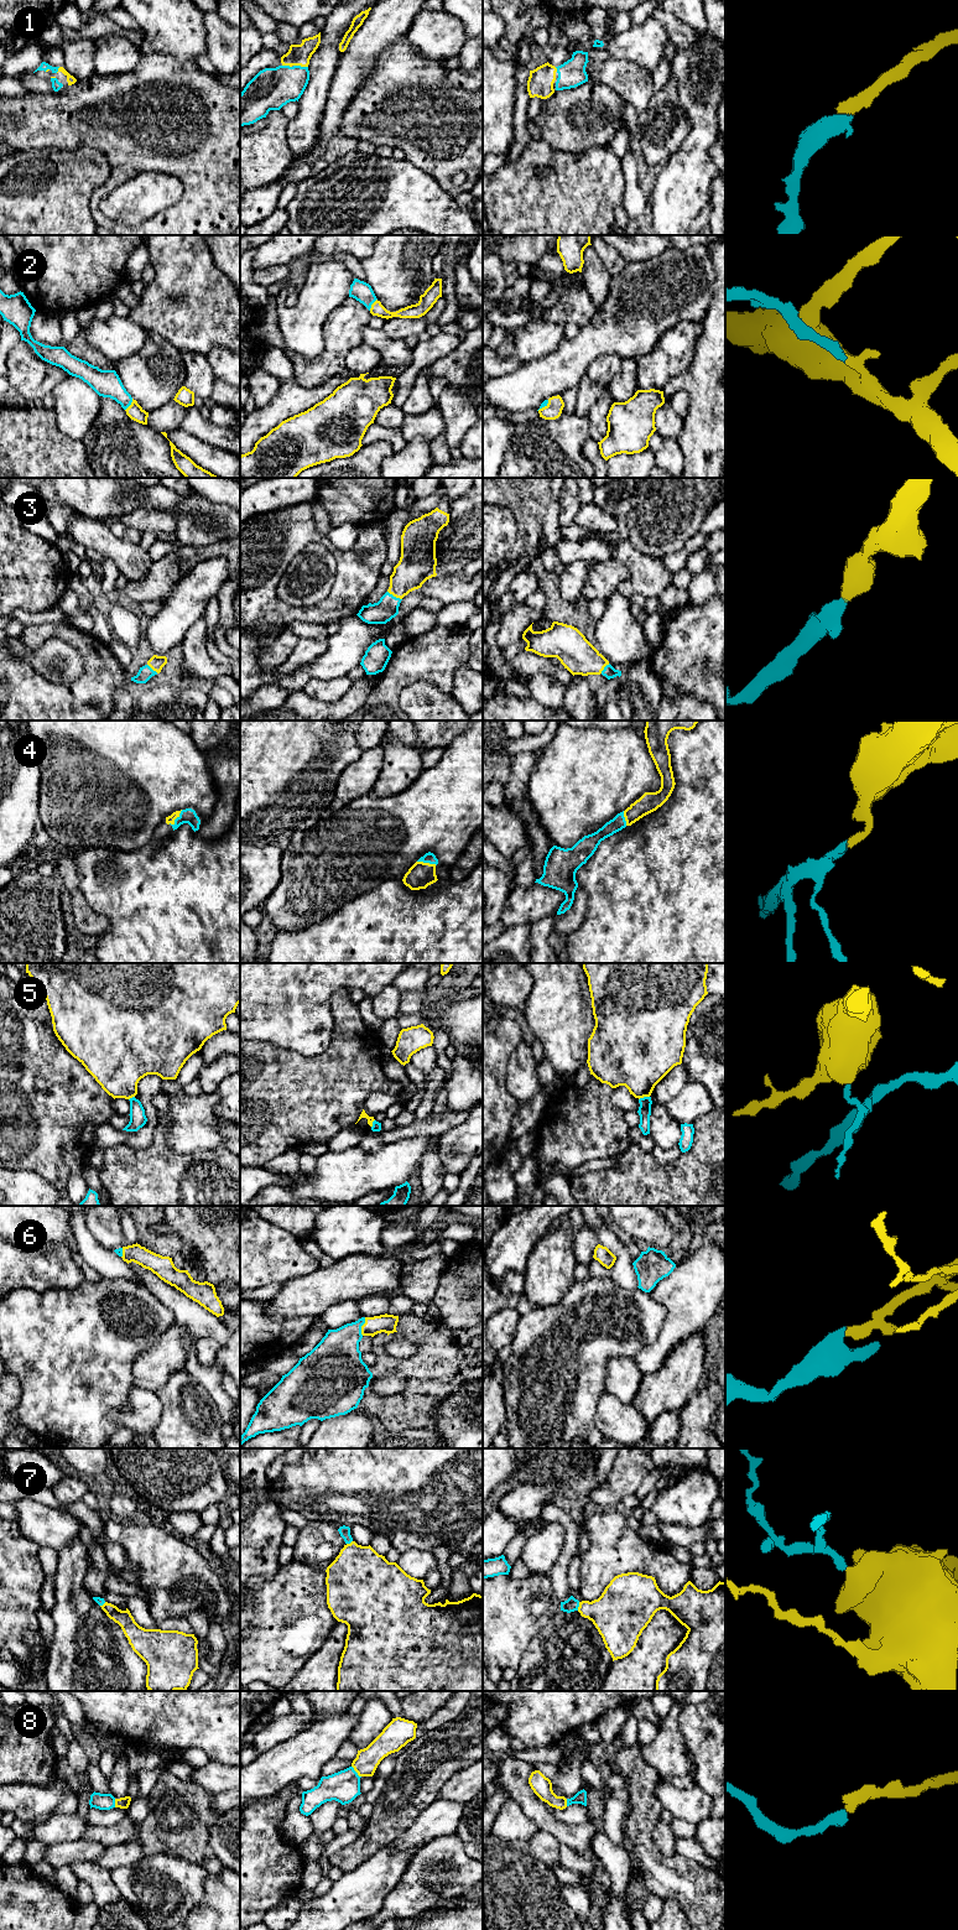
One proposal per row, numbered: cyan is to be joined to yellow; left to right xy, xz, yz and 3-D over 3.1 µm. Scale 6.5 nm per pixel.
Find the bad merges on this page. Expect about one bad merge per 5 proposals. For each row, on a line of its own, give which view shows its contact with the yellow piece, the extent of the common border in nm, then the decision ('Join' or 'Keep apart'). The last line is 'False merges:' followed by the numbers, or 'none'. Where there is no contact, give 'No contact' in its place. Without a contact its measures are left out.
1: Touches yellow in xz. Shared border 100 nm. Join
2: Touches yellow in xy. Shared border 90 nm. Join
3: Touches yellow in xz. Shared border 110 nm. Join
4: Touches yellow in xy. Shared border 130 nm. Join
5: Touches yellow in yz. Shared border 80 nm. Keep apart
6: Touches yellow in xz. Shared border 120 nm. Join
7: Touches yellow in yz. Shared border 60 nm. Join
8: Touches yellow in xz. Shared border 100 nm. Join
False merges: 5

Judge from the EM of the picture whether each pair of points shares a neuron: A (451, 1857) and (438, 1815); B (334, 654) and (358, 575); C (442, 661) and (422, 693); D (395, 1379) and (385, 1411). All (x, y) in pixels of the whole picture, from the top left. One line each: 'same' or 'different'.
A: different
B: different
C: different
D: different

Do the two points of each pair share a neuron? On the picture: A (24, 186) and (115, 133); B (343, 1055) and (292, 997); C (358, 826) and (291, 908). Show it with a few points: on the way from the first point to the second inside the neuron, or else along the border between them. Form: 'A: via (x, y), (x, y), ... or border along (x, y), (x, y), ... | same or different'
A: border along (62, 149), (94, 147), (105, 156), (110, 168) | different
B: border along (331, 1010), (331, 1045), (324, 1051), (307, 1057) | different
C: via (350, 846), (311, 888) | same

